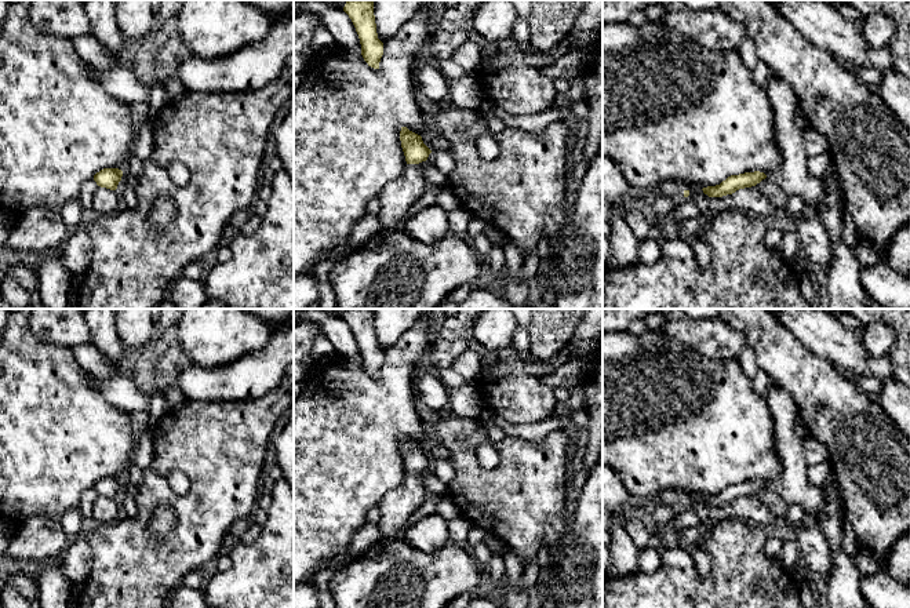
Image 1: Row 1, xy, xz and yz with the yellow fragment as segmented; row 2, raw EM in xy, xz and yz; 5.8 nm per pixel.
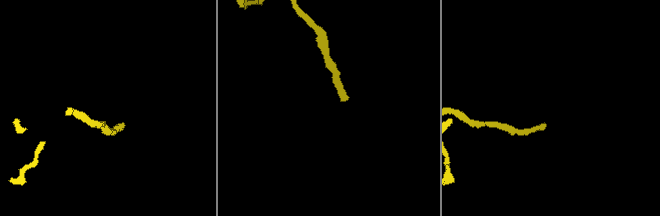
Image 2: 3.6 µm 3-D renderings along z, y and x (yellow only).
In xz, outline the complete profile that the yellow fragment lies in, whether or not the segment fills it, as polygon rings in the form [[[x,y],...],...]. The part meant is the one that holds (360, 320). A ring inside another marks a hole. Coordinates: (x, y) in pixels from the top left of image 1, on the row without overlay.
[[[347,309],[343,320],[352,328],[361,353],[361,364],[368,375],[379,378],[383,352],[378,347],[372,309]]]

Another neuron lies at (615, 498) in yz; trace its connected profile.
[[[603,466],[603,510],[620,517],[623,523],[633,513],[641,513],[638,500],[627,492],[620,476],[605,466]]]

